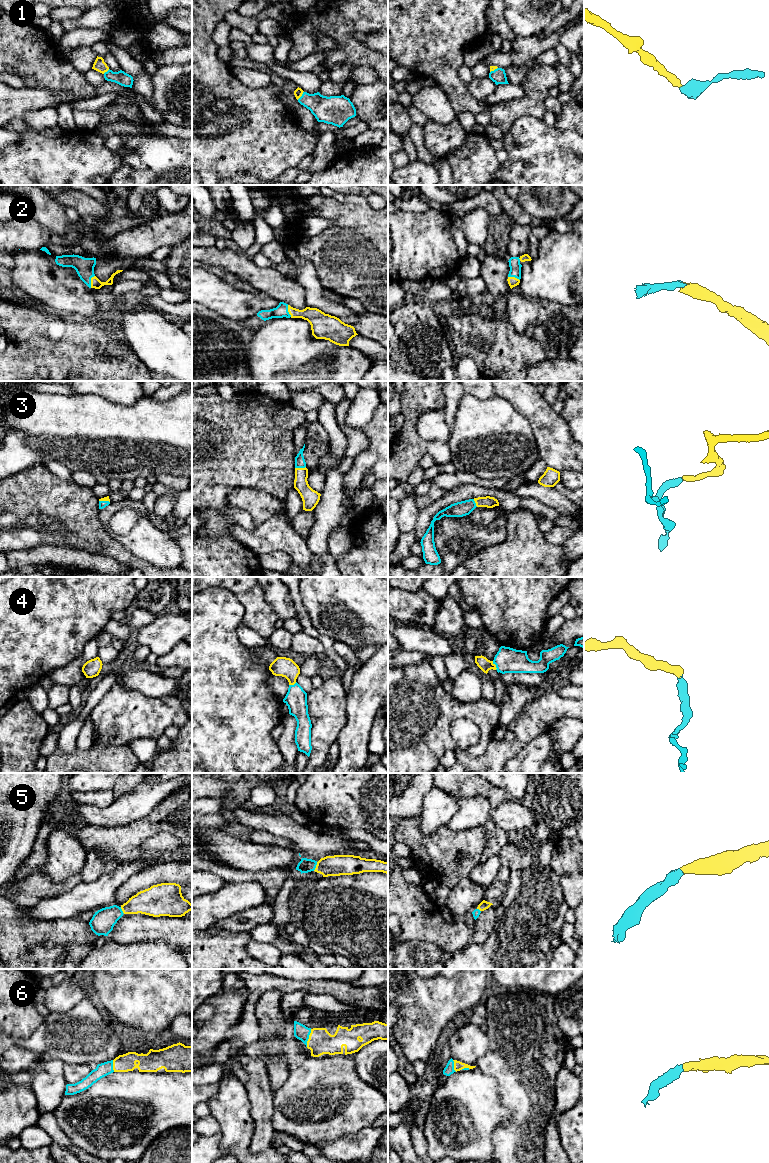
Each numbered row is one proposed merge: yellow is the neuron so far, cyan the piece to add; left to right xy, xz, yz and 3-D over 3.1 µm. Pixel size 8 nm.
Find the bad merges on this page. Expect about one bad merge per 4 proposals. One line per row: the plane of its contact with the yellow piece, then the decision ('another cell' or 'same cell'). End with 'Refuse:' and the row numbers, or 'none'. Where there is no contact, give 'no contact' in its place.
1: meets yellow in xz; same cell
2: meets yellow in xy; same cell
3: meets yellow in xz; same cell
4: meets yellow in yz; same cell
5: meets yellow in xz; same cell
6: meets yellow in xz; same cell
Refuse: none

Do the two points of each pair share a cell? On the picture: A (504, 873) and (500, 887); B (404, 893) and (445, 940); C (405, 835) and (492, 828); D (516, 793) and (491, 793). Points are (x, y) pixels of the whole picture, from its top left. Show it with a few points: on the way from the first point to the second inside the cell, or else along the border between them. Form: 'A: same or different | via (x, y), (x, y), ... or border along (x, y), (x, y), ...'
A: same | via (503, 876), (500, 884)
B: same | via (412, 905), (433, 928)
C: different | border along (485, 825), (486, 844), (483, 851)
D: different | border along (489, 783), (503, 788), (515, 799)

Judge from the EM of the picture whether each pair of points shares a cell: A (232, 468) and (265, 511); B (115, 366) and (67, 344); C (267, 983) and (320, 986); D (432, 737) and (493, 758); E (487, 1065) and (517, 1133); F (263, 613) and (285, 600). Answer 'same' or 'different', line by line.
A: different
B: same
C: same
D: different
E: same
F: different

